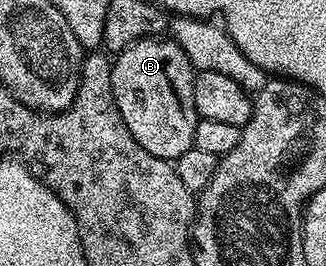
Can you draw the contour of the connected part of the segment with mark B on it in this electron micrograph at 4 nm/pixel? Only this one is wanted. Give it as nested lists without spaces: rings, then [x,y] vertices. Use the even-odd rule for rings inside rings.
[[[147,37],[115,54],[112,90],[116,106],[130,135],[134,135],[150,155],[175,162],[193,148],[198,120],[194,101],[197,72],[190,59],[186,59],[186,51],[171,39]]]

